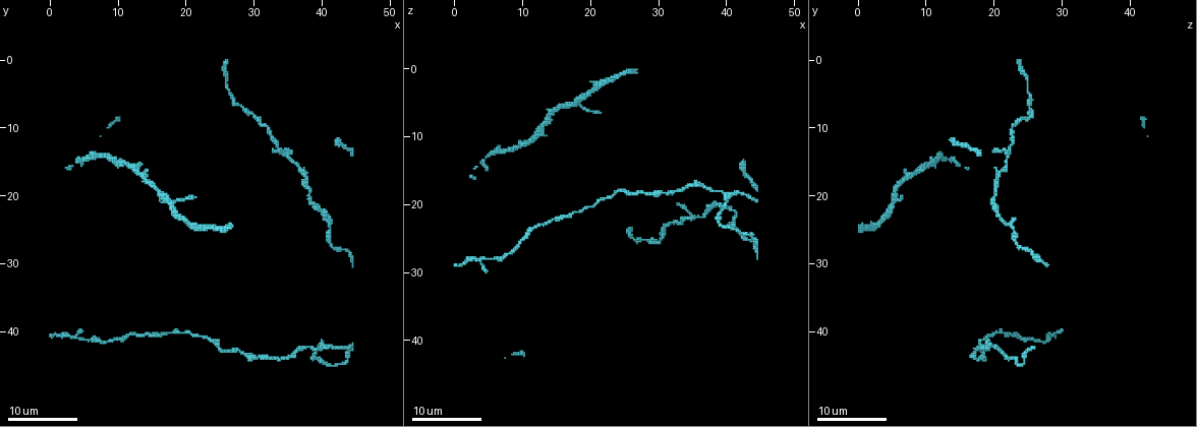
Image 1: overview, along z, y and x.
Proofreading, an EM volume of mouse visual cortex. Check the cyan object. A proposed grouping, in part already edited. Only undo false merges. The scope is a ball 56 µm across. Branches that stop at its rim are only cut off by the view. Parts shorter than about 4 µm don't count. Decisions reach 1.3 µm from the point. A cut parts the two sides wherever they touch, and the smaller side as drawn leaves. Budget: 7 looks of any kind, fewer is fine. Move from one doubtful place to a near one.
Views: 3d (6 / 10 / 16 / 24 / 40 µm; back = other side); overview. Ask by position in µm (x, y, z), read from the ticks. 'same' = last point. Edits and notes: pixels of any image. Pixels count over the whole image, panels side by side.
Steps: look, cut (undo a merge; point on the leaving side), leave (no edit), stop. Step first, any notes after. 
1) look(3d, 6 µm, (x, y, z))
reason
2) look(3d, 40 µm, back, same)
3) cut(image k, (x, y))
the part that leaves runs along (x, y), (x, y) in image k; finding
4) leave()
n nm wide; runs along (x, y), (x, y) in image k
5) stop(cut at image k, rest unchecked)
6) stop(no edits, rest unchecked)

look(3d, 10 µm, (41.5, 27.0, 23.0))

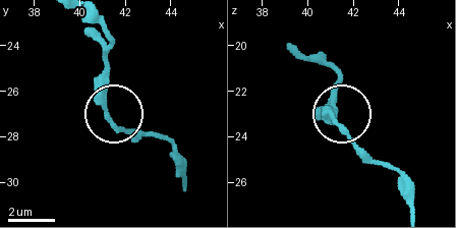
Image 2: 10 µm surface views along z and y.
leave()
3 arms; runs along (96, 17), (113, 41), (107, 58), (109, 117), (140, 138) in image 2; all the same neuron

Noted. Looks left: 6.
look(3d, 10 µm, (40.0, 42.5, 18.5))
four arms meet

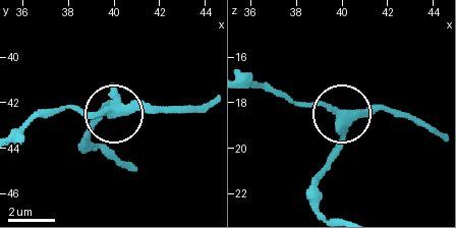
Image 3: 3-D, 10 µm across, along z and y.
leave()
runs along (246, 86), (323, 103), (346, 115), (396, 109) in image 3; all the same neuron

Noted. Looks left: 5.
look(3d, 10 µm, (34.5, 14.0, 22.0))
four-way junction

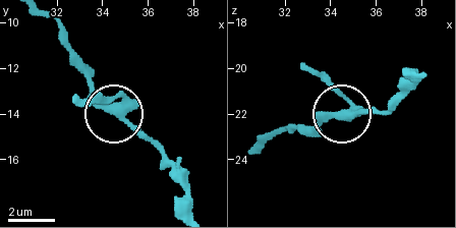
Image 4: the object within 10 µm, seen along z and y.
leave()
one neuron here

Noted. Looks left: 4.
stop(no edits, rest unchecked)

